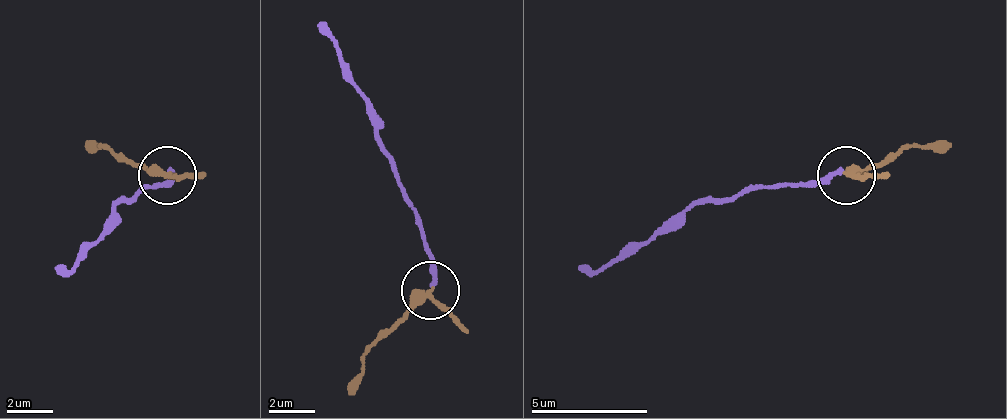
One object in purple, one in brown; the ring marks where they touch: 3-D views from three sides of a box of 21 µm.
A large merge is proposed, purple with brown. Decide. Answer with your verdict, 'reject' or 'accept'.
accept

